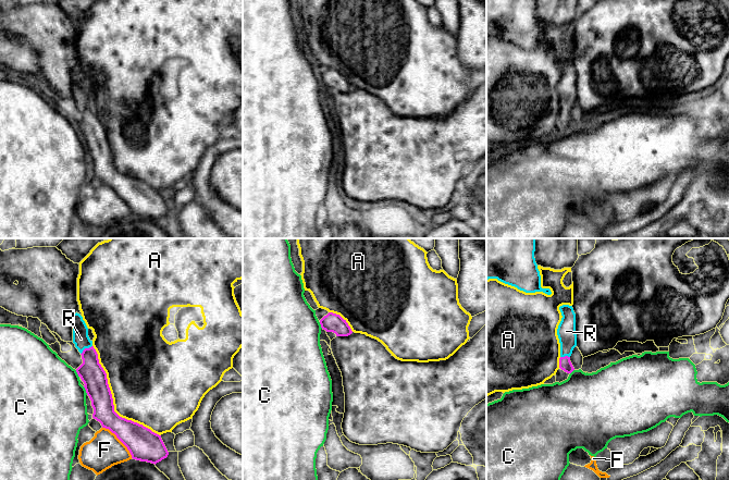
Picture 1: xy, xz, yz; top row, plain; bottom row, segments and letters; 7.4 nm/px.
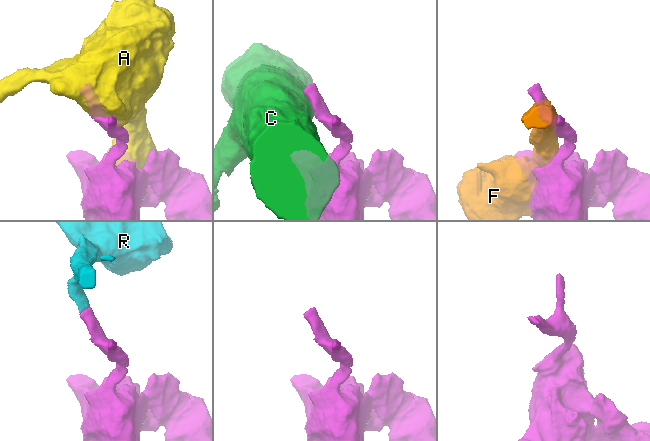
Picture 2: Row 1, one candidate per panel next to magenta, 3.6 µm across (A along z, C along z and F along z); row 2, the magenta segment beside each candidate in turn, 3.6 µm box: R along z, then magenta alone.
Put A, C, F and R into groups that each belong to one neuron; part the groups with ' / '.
A / C / F / R

